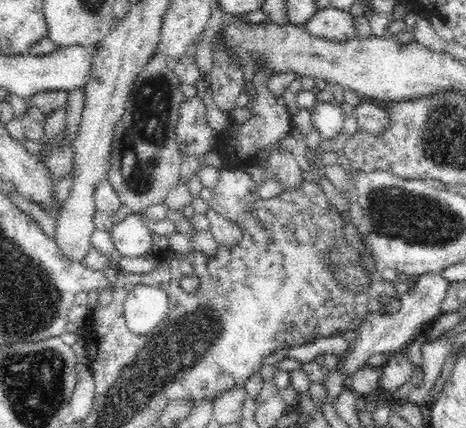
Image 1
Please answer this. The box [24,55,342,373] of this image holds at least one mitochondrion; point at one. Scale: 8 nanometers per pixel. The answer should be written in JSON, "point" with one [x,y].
{"point":[152,104]}

